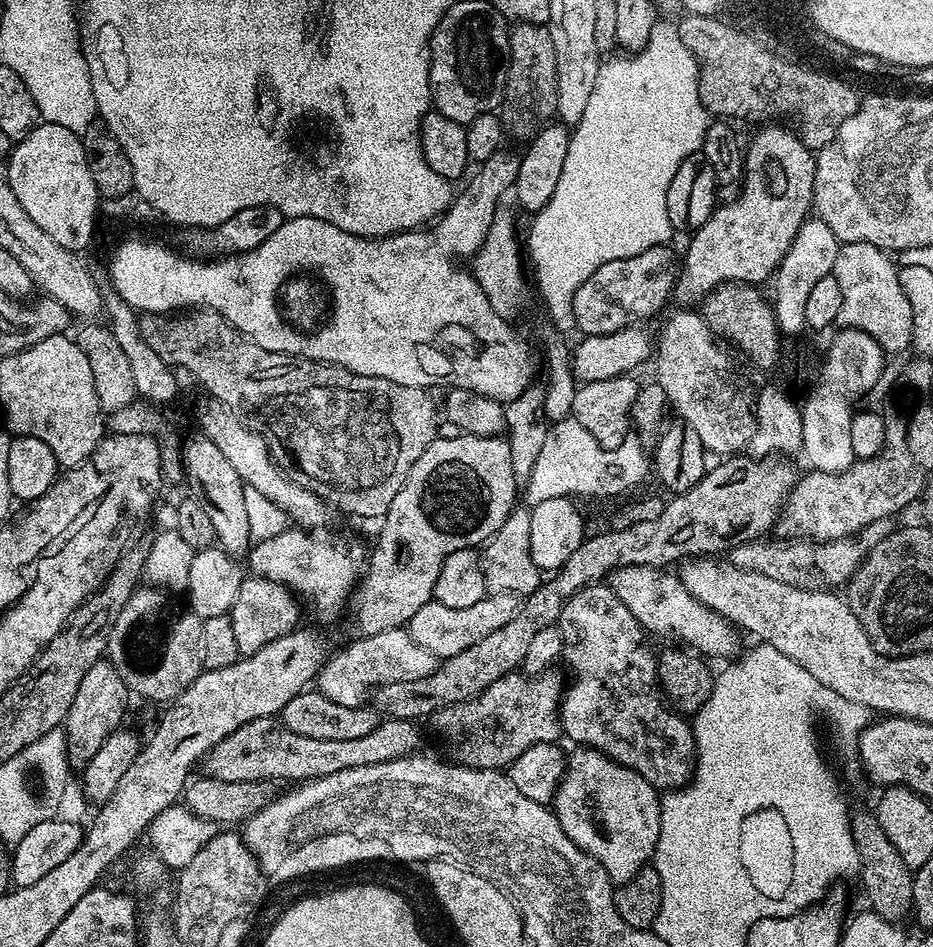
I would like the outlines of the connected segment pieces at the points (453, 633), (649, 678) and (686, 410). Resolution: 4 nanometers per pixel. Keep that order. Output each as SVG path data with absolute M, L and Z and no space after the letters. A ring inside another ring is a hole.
M509 592L485 595L484 599L474 602L474 606L462 606L462 610L454 610L454 606L442 606L433 599L422 606L414 618L410 618L406 627L410 638L414 638L418 646L430 650L430 654L440 660L448 660L454 654L462 654L462 650L470 650L474 642L482 642L482 638L494 634L494 630L502 630L502 626L506 626L506 622L518 614L521 603L521 597Z
M601 582L599 584L587 584L582 590L578 590L568 600L564 601L558 627L562 634L562 642L564 643L562 660L563 663L568 663L568 668L572 671L572 684L570 680L570 683L562 693L560 702L560 727L563 735L565 737L569 736L574 742L573 745L596 748L600 752L606 753L614 762L618 762L622 766L626 766L630 770L642 774L642 778L646 778L646 782L650 782L658 790L683 788L692 779L692 773L696 771L696 743L694 742L692 725L664 699L660 690L660 679L656 673L658 656L655 651L652 653L651 646L644 641L646 629L640 625L638 618L634 618L634 614L630 614L630 610L626 610L626 606L622 606L622 598L618 598L614 594L612 587L607 583Z
M676 310L672 317L665 322L658 332L658 341L655 343L656 376L655 383L666 390L666 398L671 411L679 419L686 421L702 438L702 446L705 453L716 455L716 458L727 458L743 453L752 441L752 435L756 429L756 413L754 411L753 393L744 389L732 360L719 348L717 337L708 329L708 323L696 310Z

